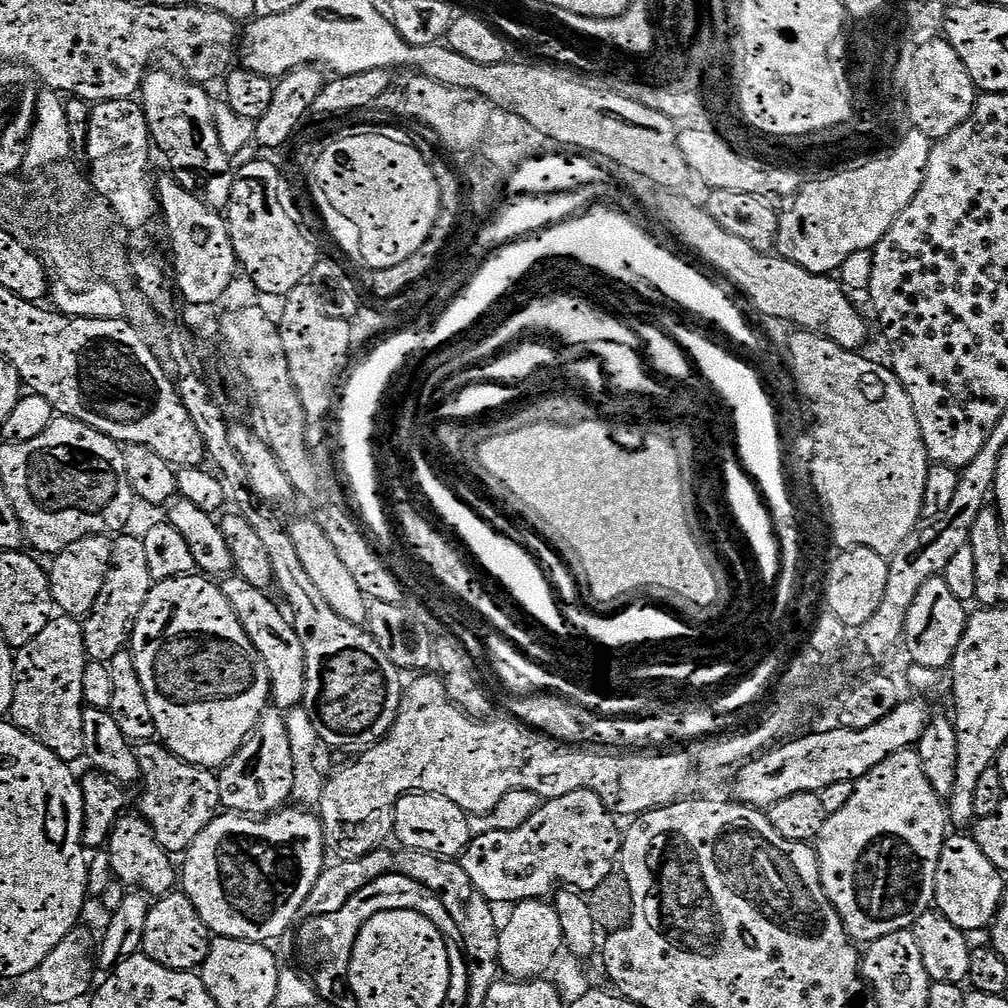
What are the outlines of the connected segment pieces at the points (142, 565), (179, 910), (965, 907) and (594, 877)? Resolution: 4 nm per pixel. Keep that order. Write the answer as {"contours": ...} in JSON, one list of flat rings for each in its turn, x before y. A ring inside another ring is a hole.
{"contours":[[[120,534,112,540,112,565,102,586,102,594,98,594,98,602,94,602,92,611,83,621,84,641,89,661,92,662,108,662,119,651,129,647,132,631,154,583,150,574,150,562,146,562,143,539,139,535,128,535]],[[173,890,161,896,153,903,152,910,146,918,146,934,142,945,143,955,170,970,190,972,199,969,208,957,210,933,194,902,185,896,183,891]],[[952,834,945,839,934,869,936,869,935,911,941,912,965,934,980,932,983,928,985,931,995,920,1000,901,1006,896,1005,877,994,866,994,862,990,862,990,858,982,854,980,847,969,835]],[[589,788,574,790,570,795,554,798,548,808,540,808,525,824,512,828,509,832,484,832,475,837,459,857,459,864,465,868,466,874,477,890,491,904,513,906,522,900,537,899,538,893,545,889,548,880,558,878,562,886,575,890,589,890,614,871,612,863,616,855,621,855,620,828,616,825,617,817,613,809,596,792]]]}

